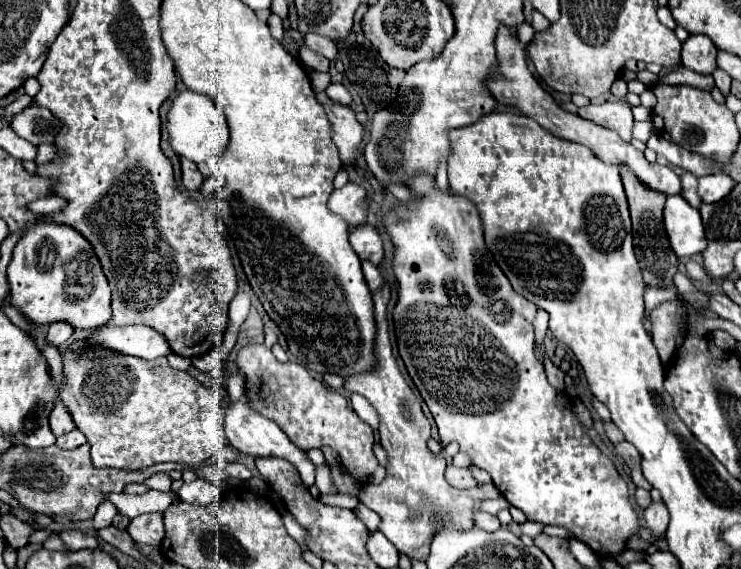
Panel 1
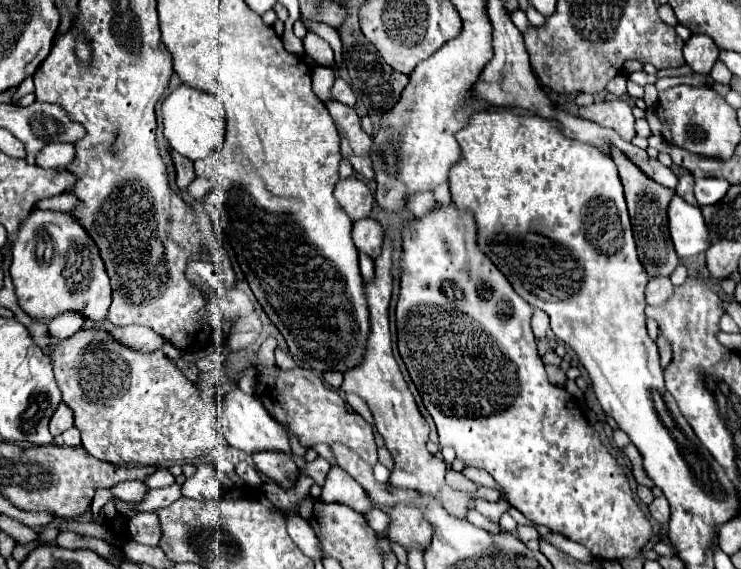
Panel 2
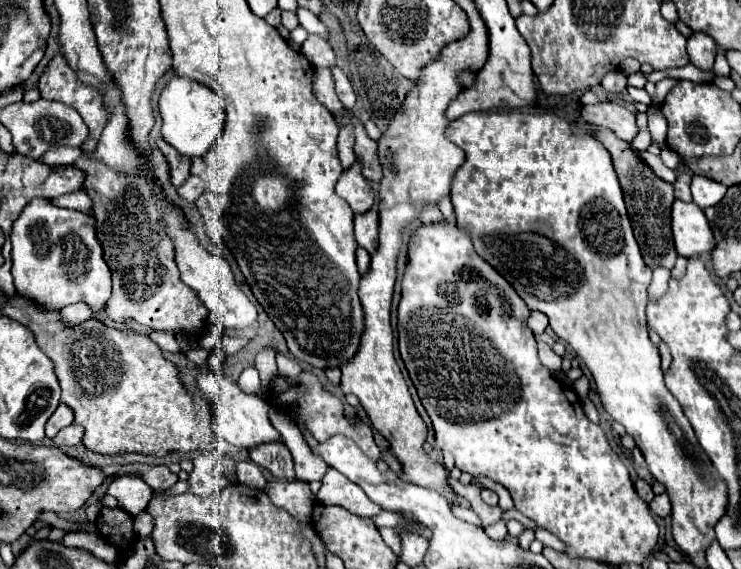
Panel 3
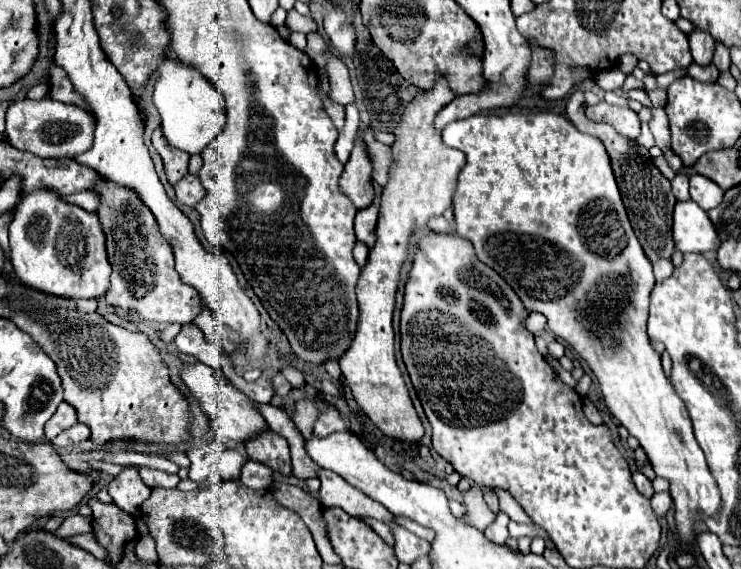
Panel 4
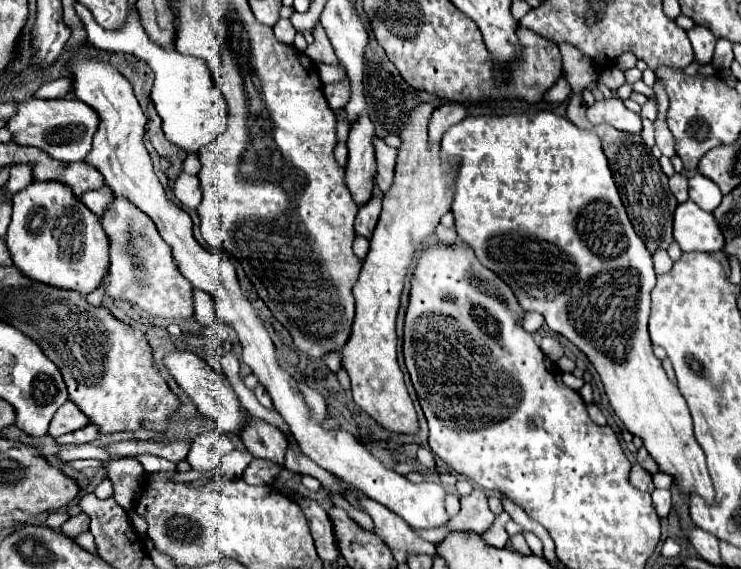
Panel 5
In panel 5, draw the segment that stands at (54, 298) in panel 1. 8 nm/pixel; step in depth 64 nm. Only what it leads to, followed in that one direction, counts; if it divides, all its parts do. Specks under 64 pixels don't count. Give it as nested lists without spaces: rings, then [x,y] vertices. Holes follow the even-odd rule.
[[[32,182],[28,188],[20,190],[14,196],[14,214],[12,222],[8,226],[6,246],[10,250],[14,266],[28,276],[30,280],[64,288],[64,290],[76,290],[82,296],[94,292],[104,278],[108,276],[108,236],[102,232],[102,224],[96,214],[88,212],[84,204],[72,194],[72,190],[66,184],[54,184],[54,182]]]

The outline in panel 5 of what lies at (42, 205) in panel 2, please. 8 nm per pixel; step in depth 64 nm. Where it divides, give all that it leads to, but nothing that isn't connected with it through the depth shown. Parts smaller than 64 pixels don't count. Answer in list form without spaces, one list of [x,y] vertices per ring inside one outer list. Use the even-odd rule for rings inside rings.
[[[102,186],[100,190],[92,190],[92,192],[84,192],[80,196],[80,202],[84,202],[86,208],[90,208],[96,216],[102,216],[102,212],[108,208],[108,204],[112,202],[114,192],[108,186]]]

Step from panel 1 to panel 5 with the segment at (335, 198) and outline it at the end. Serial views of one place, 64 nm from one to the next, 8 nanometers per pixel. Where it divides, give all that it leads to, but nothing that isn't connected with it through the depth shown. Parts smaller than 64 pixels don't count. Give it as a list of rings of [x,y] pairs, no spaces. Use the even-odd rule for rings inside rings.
[[[362,114],[350,128],[348,164],[344,176],[344,184],[348,186],[358,206],[364,206],[372,198],[372,186],[376,174],[372,136],[374,136],[374,124],[366,114]]]

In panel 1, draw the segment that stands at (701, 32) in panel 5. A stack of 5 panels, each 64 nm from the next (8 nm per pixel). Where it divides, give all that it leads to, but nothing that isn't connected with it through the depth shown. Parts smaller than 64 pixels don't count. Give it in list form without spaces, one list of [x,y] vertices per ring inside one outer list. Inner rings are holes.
[[[690,36],[682,44],[682,64],[700,74],[712,74],[716,68],[716,46],[708,36]]]

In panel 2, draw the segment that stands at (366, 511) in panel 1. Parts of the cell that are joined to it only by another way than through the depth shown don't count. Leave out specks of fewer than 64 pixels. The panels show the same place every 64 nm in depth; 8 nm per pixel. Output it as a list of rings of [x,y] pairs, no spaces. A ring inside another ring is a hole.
[[[372,509],[364,514],[364,517],[376,533],[381,534],[387,530],[389,518],[382,510]]]

